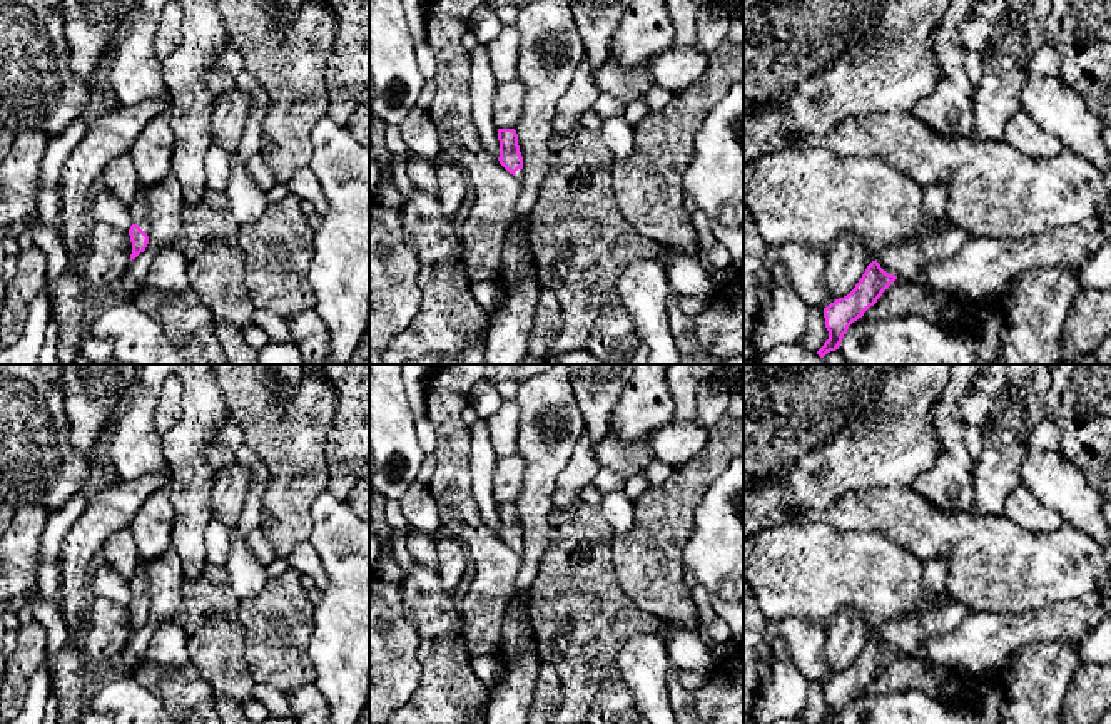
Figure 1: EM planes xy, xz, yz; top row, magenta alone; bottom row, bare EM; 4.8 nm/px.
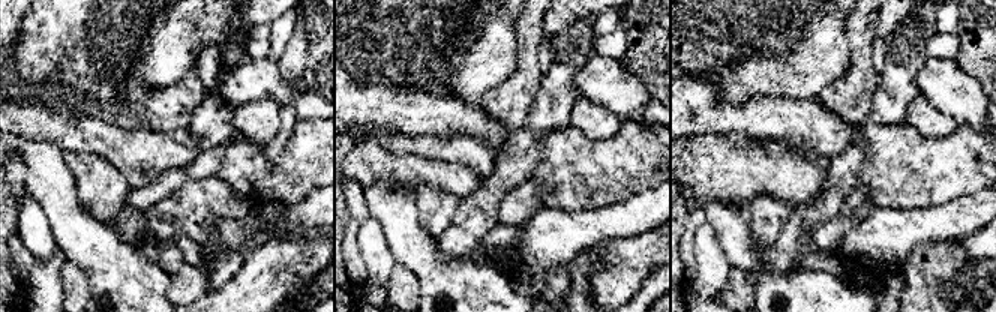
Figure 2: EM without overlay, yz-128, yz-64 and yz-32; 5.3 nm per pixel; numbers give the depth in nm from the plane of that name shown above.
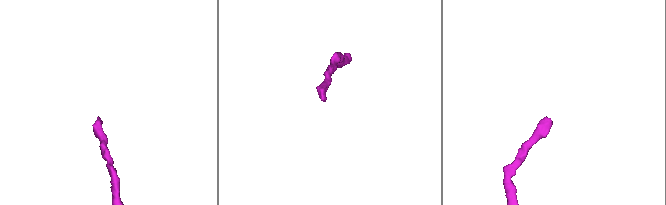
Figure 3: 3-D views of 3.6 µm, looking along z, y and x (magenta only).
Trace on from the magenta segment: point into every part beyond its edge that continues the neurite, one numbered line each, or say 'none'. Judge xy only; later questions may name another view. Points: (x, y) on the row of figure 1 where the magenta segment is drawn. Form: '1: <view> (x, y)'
1: xy (137, 209)

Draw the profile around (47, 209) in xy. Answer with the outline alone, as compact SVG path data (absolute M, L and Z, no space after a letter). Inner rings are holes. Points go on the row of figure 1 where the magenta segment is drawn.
M79 117L60 135L48 140L40 167L35 212L30 221L60 229L60 174L87 129L84 117Z

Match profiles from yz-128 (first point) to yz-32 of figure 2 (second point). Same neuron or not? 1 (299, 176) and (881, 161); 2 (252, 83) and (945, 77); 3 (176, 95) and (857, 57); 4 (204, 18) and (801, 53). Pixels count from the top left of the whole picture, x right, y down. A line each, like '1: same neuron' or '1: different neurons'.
1: same neuron
2: same neuron
3: same neuron
4: same neuron

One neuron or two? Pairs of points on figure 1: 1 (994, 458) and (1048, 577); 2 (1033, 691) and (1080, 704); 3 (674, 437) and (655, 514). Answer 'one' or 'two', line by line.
1: two
2: two
3: two

